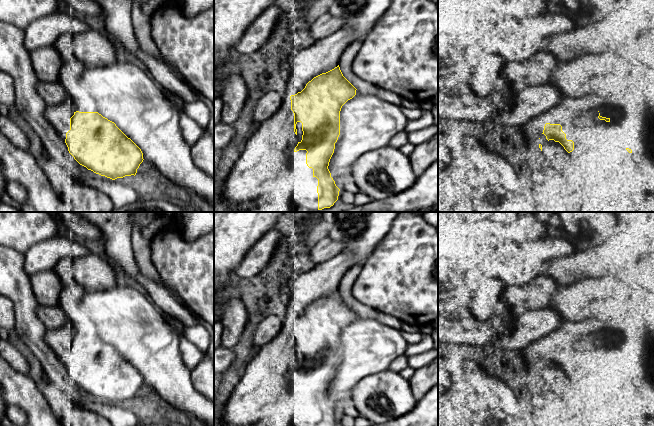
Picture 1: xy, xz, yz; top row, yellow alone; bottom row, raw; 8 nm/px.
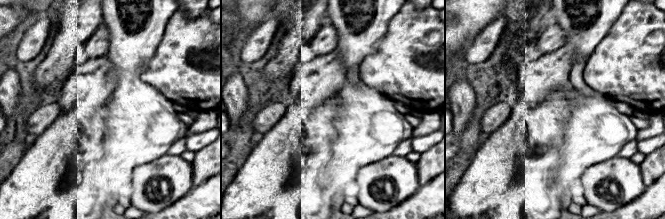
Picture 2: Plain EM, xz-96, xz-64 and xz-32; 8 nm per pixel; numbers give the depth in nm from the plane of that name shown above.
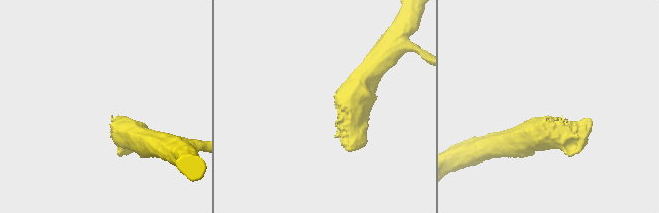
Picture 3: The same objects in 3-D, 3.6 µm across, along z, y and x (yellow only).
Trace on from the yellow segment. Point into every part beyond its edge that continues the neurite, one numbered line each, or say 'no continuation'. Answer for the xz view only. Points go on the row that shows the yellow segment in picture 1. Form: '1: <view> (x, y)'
1: xz (256, 168)

